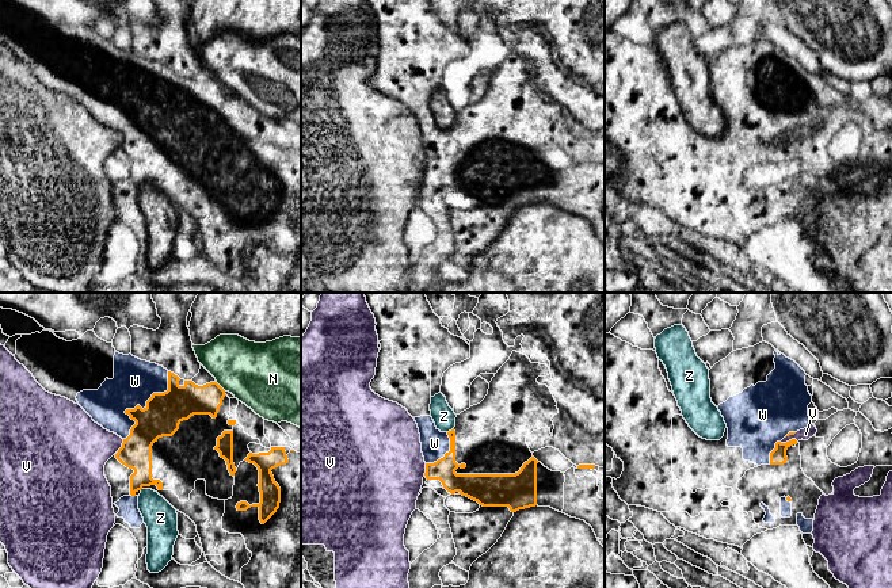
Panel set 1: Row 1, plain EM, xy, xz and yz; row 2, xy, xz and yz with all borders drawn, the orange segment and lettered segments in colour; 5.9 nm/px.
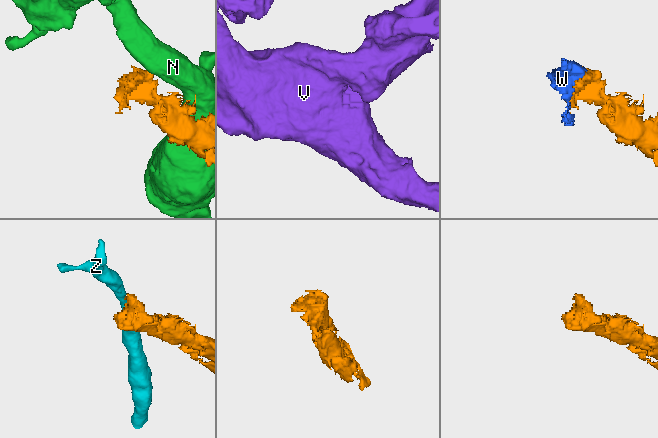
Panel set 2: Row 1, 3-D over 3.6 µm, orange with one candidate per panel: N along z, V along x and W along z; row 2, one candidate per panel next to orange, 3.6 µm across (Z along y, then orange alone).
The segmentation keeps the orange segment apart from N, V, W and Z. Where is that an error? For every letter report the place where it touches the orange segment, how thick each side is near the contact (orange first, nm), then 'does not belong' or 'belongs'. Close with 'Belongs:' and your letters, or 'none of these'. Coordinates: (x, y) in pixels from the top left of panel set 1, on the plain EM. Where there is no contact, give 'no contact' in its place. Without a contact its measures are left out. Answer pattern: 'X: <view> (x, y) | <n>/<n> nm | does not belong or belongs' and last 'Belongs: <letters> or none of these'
N: xy (220, 83) | 200/380 nm | does not belong
V: yz (789, 137) | 100/70 nm | does not belong
W: xy (141, 104) | 220/260 nm | belongs
Z: xz (452, 126) | 140/140 nm | does not belong
Belongs: W

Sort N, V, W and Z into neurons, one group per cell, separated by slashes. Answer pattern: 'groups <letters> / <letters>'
groups N / V / W / Z

